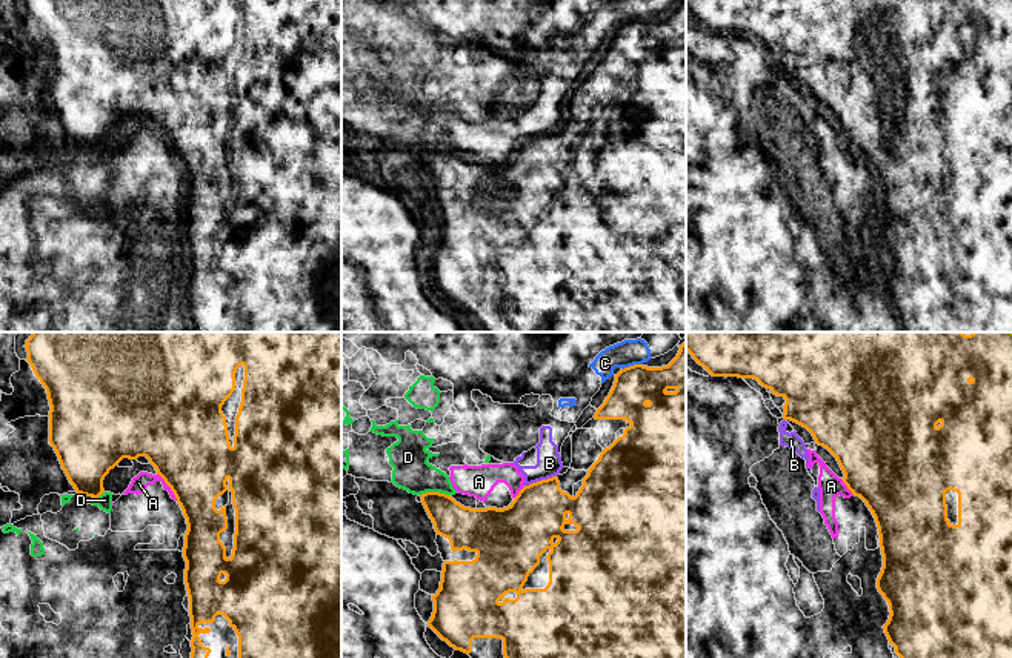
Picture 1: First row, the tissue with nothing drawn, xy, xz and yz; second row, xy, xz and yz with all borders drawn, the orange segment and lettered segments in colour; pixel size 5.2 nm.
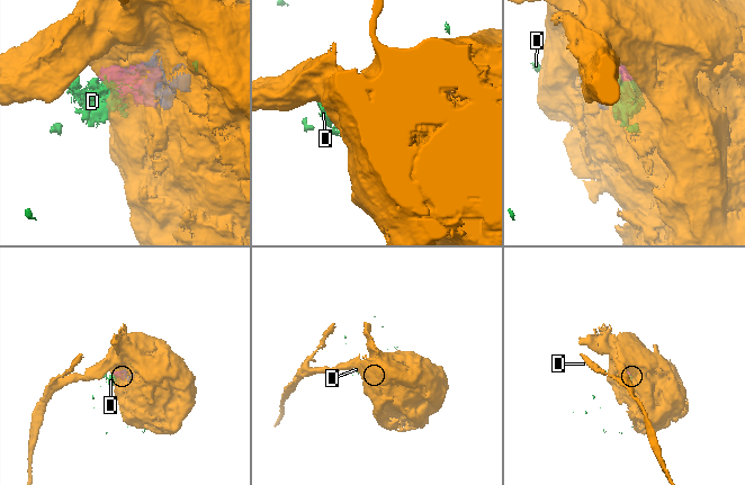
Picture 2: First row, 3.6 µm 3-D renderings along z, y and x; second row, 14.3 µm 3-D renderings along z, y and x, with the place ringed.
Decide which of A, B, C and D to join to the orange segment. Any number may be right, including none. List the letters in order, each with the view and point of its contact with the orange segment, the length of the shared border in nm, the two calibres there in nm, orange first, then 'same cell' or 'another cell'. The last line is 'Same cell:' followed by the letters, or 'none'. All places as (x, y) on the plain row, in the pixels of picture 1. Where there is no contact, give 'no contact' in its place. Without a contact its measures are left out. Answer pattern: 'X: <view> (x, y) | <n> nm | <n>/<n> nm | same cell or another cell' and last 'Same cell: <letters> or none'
A: xy (168, 140) | 190 nm | 440/90 nm | another cell
B: xz (542, 136) | 180 nm | 300/130 nm | another cell
C: xz (631, 22) | 120 nm | 220/130 nm | another cell
D: xz (434, 148) | 150 nm | 220/200 nm | another cell
Same cell: none

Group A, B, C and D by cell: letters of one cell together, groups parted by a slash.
A B C D

